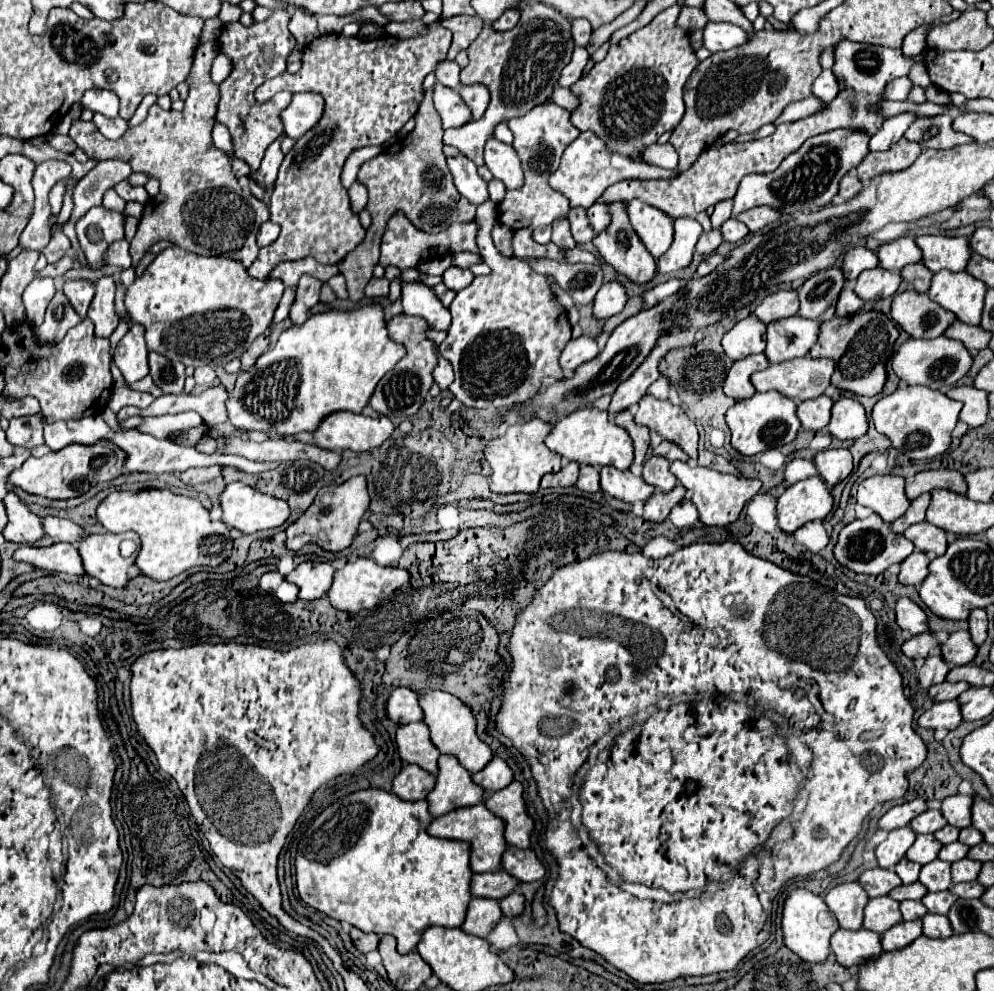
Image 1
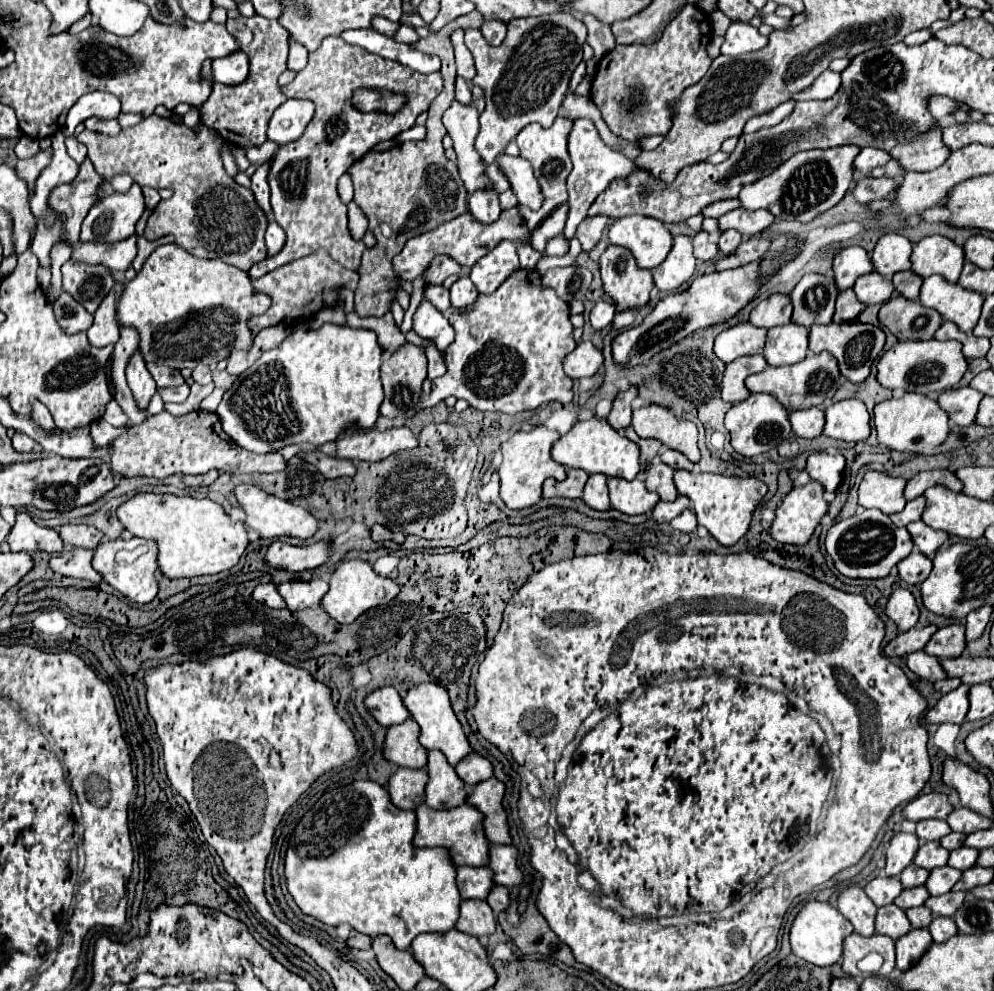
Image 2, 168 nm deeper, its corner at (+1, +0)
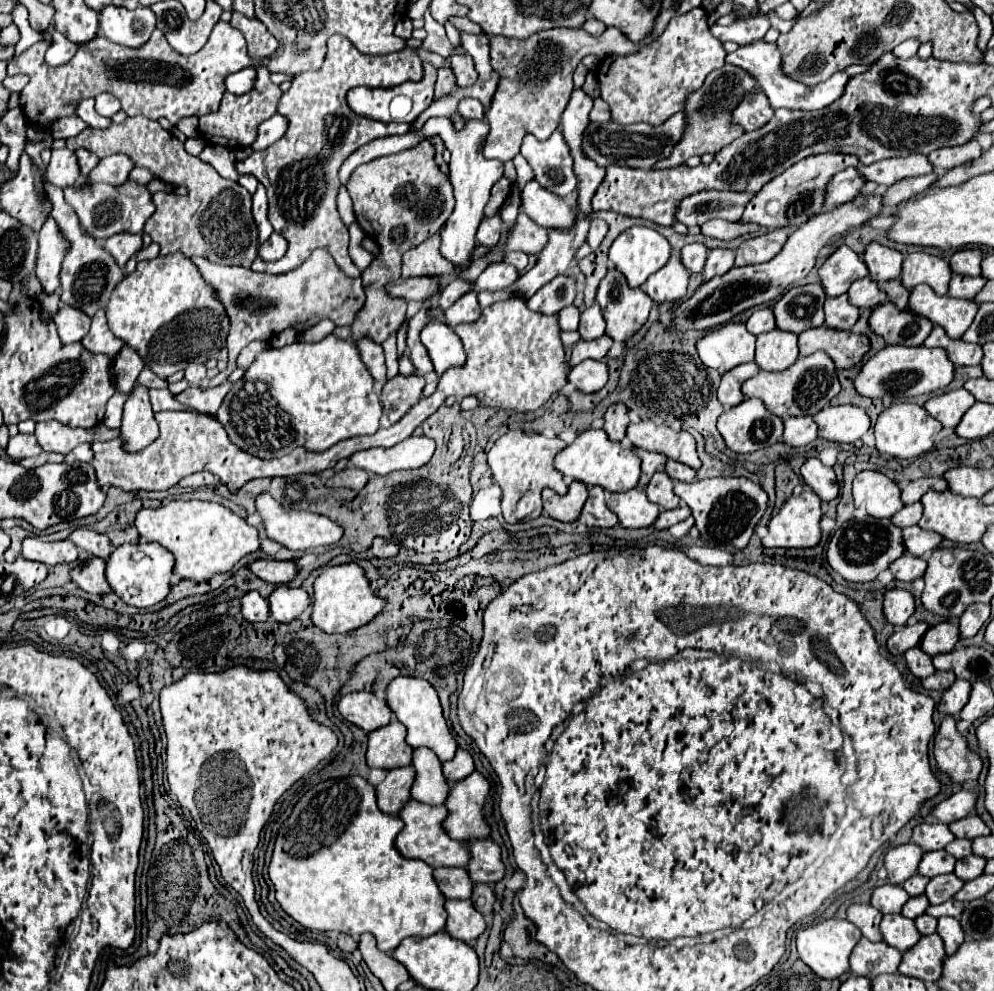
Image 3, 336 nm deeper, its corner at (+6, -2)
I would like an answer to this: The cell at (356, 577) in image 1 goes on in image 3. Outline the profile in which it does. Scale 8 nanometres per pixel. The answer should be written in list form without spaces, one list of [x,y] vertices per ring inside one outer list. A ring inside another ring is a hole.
[[[356,563],[326,567],[314,581],[312,597],[312,623],[326,633],[348,633],[370,623],[386,605],[372,589],[364,571]]]

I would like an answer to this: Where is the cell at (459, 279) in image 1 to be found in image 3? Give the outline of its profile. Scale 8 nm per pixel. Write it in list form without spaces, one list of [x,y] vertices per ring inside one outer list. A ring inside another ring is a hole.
[[[468,291],[466,295],[462,295],[448,311],[446,311],[446,325],[448,327],[456,327],[460,323],[474,323],[478,319],[478,315],[482,315],[482,309],[478,305],[476,293]]]

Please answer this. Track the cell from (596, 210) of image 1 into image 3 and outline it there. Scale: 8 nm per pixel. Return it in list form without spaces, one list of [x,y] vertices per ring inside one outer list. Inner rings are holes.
[[[630,227],[610,247],[610,267],[618,269],[632,289],[642,287],[668,259],[670,243],[650,227]]]

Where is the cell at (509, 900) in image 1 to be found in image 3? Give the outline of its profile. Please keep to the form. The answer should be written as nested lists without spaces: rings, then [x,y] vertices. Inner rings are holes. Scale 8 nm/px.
[[[474,885],[472,889],[472,897],[470,901],[474,903],[474,907],[486,917],[492,915],[492,905],[494,905],[494,891],[490,885]]]

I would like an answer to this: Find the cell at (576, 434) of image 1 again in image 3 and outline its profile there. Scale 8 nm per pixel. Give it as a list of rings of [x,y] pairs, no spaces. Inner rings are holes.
[[[588,429],[580,433],[572,445],[568,445],[556,455],[554,467],[572,481],[582,481],[584,485],[598,485],[612,493],[630,491],[638,485],[640,479],[640,457],[632,449],[610,441],[604,429]]]

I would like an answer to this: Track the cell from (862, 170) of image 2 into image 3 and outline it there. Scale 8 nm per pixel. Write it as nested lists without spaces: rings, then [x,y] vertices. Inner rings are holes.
[[[848,167],[836,173],[830,179],[830,185],[826,185],[824,207],[834,207],[834,205],[842,205],[844,201],[852,201],[864,183],[866,181],[858,175],[856,167]]]

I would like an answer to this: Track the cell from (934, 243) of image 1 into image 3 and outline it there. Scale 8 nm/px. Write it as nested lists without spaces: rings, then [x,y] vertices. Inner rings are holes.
[[[918,251],[918,253],[908,253],[904,257],[900,281],[906,289],[926,283],[934,289],[934,293],[946,295],[950,277],[952,277],[952,271],[950,271],[948,263],[936,255],[928,255],[928,253]]]

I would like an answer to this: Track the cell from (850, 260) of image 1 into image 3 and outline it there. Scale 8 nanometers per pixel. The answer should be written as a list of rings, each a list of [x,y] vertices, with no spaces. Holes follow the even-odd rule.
[[[846,245],[838,247],[838,251],[832,253],[818,269],[820,283],[828,297],[844,295],[856,279],[862,279],[866,275],[868,269],[864,261]]]

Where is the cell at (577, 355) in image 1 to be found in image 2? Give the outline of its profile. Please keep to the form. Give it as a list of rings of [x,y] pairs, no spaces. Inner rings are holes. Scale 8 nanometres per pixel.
[[[581,341],[563,361],[563,369],[571,379],[593,375],[603,363],[601,351],[591,341]]]

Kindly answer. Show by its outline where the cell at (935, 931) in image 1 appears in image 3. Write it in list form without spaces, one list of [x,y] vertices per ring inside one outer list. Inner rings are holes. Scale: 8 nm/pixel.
[[[956,917],[938,919],[938,935],[944,939],[948,955],[954,955],[954,951],[958,951],[958,945],[964,941],[964,931]]]

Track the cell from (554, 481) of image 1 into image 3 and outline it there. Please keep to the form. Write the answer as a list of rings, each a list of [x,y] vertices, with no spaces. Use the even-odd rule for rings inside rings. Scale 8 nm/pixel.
[[[574,481],[568,489],[568,495],[558,495],[552,489],[544,489],[542,499],[544,499],[544,511],[562,523],[574,523],[580,517],[582,505],[586,503],[588,489],[584,483]]]

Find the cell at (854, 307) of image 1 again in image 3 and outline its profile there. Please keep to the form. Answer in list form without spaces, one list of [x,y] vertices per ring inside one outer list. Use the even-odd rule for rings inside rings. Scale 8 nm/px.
[[[848,295],[842,297],[828,297],[824,301],[824,313],[826,313],[826,327],[850,331],[854,323],[858,321],[858,307],[848,303]]]

